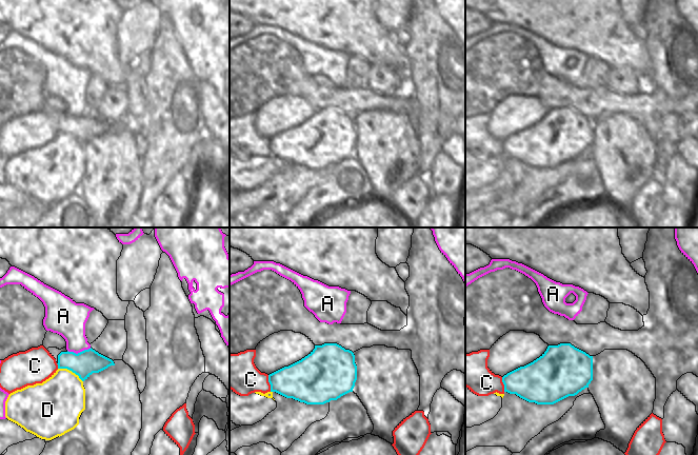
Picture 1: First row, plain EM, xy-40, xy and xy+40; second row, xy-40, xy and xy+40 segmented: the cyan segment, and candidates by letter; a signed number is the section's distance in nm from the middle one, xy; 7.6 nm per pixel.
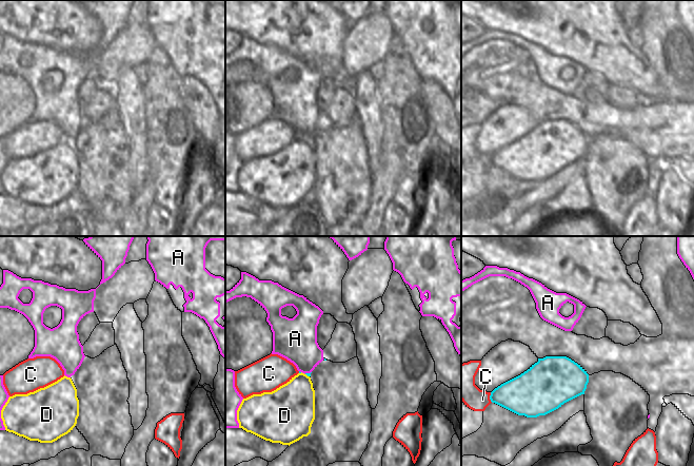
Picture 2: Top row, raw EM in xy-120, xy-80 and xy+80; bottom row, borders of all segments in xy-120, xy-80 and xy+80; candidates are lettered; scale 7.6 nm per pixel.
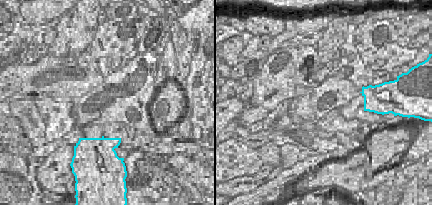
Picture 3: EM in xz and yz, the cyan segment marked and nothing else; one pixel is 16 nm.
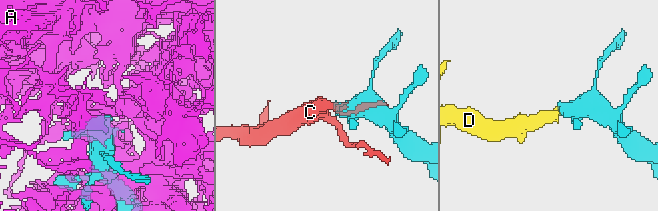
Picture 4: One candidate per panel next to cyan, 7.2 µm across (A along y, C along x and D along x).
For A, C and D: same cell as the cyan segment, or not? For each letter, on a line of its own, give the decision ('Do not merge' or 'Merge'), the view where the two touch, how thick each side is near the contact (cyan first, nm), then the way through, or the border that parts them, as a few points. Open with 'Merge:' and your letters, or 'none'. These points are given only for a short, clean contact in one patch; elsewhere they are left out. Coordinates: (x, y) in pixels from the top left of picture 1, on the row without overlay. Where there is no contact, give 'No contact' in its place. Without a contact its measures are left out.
Merge: D
A: Do not merge. Touches cyan in xy-40. Thickness 190 nm (cyan) against 240 nm
C: Do not merge. Touches cyan in xy. Thickness 300 nm (cyan) against 280 nm
D: Merge. Touches cyan in xy-40. Thickness 190 nm (cyan) against 380 nm.

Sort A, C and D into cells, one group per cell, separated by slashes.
A / C / D

